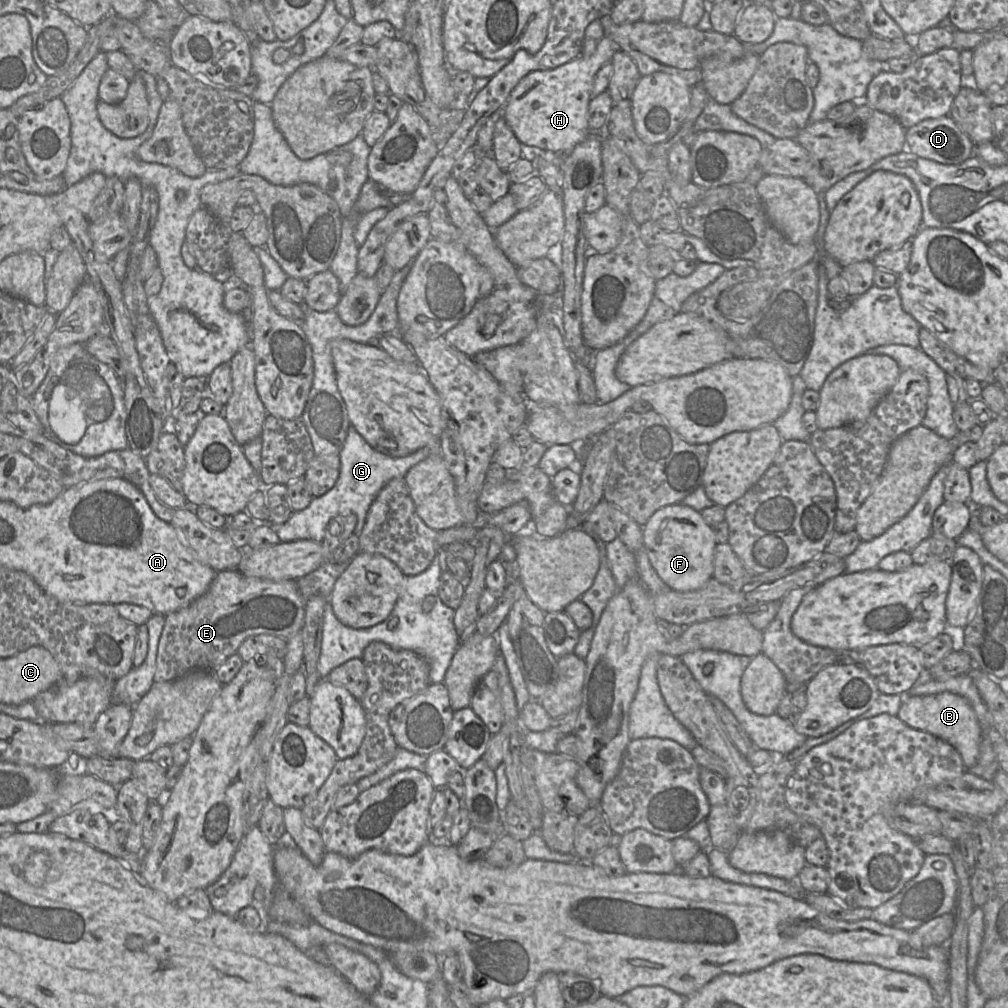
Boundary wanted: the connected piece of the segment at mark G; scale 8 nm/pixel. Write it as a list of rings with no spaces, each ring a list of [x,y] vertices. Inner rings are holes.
[[[351,425],[340,451],[340,473],[335,485],[324,495],[314,497],[308,507],[295,511],[282,525],[276,527],[281,542],[312,540],[321,543],[328,523],[338,515],[355,514],[357,524],[354,534],[359,536],[365,525],[368,510],[381,489],[394,478],[404,478],[406,473],[429,455],[441,455],[440,444],[427,445],[404,457],[390,457],[372,448]]]

